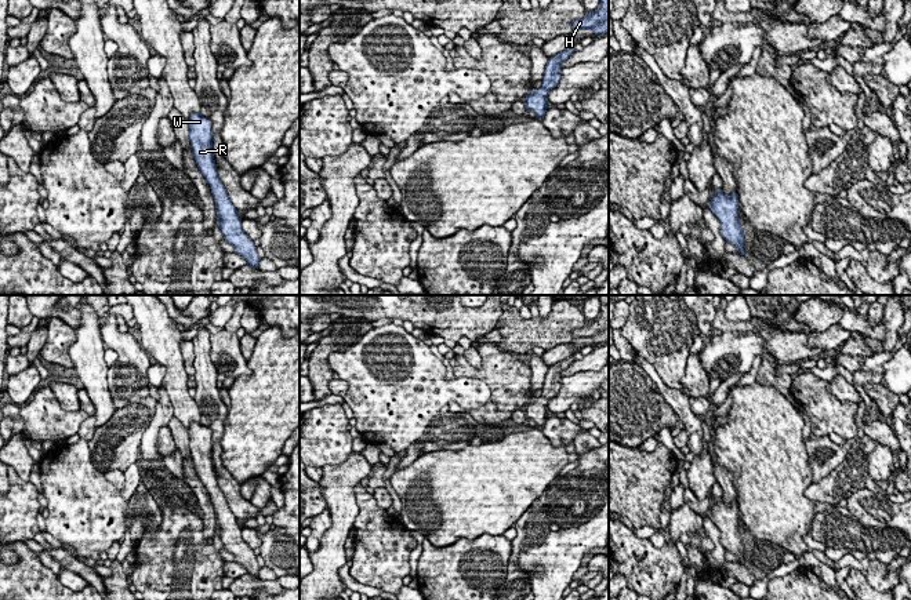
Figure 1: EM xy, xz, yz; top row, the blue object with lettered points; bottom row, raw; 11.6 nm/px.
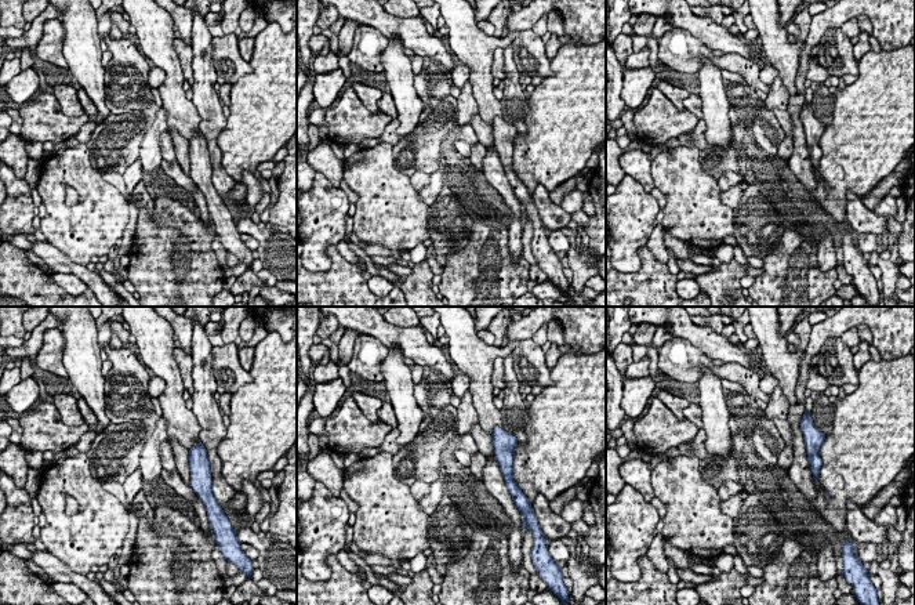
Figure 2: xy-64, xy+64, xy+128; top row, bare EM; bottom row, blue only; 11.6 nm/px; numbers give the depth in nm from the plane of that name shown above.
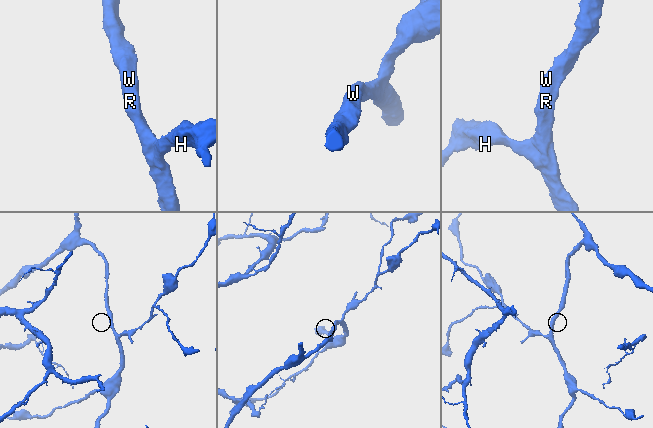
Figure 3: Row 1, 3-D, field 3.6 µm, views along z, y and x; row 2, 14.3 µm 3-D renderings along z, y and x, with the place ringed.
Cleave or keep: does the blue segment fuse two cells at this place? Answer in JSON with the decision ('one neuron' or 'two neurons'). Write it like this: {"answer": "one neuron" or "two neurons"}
{"answer": "one neuron"}

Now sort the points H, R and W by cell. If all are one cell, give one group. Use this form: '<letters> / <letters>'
H R W

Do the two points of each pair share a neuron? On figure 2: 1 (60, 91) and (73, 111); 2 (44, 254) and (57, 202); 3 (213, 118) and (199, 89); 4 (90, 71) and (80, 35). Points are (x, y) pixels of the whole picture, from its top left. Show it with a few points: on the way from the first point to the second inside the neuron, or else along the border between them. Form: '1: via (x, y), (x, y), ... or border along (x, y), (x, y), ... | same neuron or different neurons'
1: via (64, 95), (71, 107) | same neuron
2: border along (47, 241), (72, 261) | different neurons
3: via (210, 111), (204, 95) | same neuron
4: via (84, 62), (82, 43) | same neuron

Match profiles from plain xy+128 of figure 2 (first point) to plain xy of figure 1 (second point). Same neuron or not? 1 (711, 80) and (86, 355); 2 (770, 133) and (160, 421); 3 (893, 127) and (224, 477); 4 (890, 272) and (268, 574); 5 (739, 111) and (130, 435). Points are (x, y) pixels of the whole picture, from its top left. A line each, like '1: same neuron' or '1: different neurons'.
1: same neuron
2: different neurons
3: different neurons
4: different neurons
5: same neuron

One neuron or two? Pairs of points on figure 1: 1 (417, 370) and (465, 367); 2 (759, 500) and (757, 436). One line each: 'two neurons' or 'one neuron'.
1: two neurons
2: one neuron

